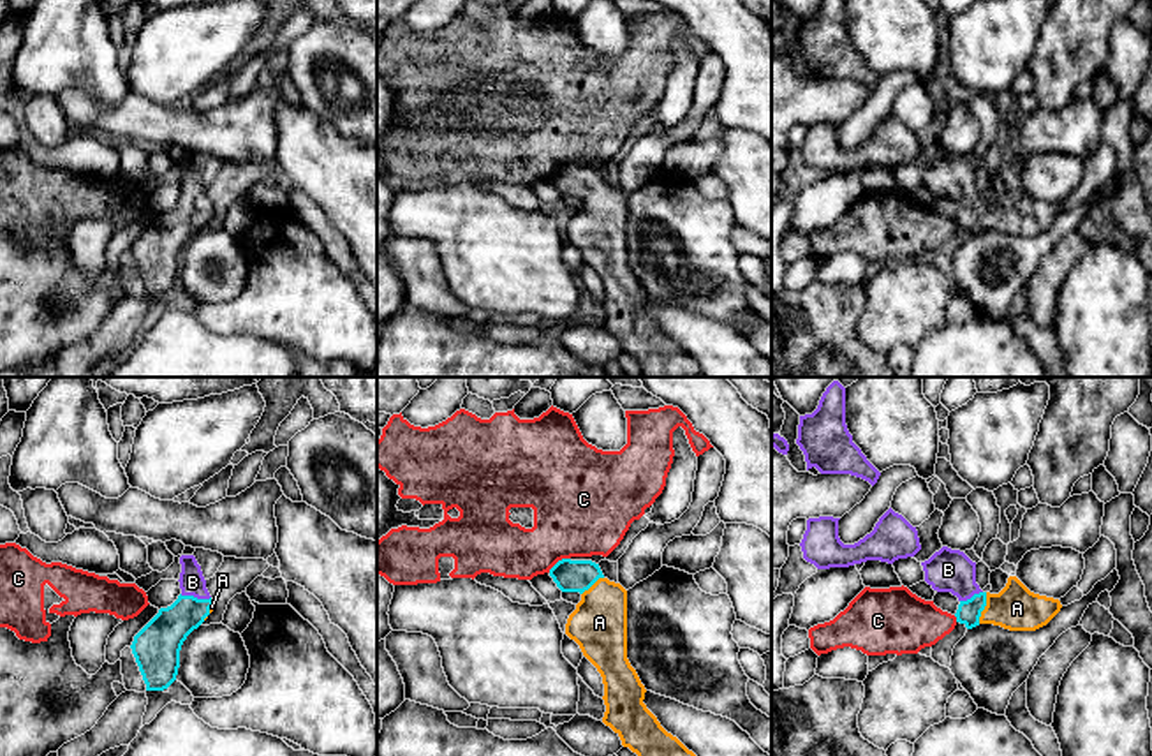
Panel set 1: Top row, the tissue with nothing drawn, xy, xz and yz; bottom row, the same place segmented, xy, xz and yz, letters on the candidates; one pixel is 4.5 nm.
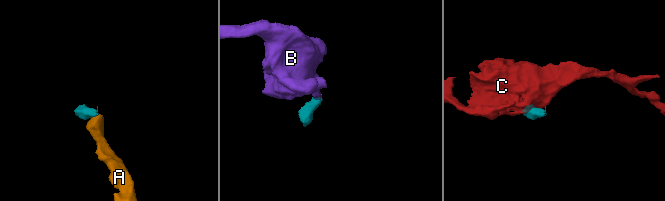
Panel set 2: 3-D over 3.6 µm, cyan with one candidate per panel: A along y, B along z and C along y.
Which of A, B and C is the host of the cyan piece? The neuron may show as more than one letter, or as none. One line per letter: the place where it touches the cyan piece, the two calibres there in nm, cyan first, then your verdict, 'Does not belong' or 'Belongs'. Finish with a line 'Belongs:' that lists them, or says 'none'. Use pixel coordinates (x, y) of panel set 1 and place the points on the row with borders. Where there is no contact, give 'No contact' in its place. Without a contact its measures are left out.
A: Touches cyan at yz (983, 608). Thickness 110 nm (cyan) against 200 nm. Belongs
B: Touches cyan at xy (196, 598). Thickness 200 nm (cyan) against 120 nm. Belongs
C: Touches cyan at xz (559, 561). Thickness 140 nm (cyan) against 420 nm. Does not belong
Belongs: A, B

